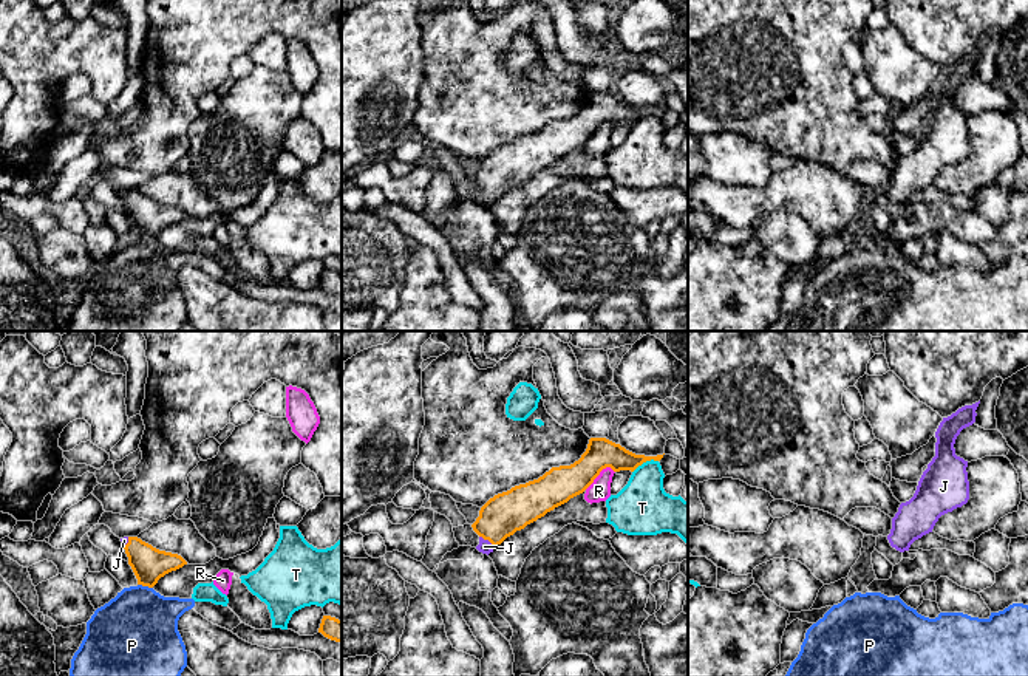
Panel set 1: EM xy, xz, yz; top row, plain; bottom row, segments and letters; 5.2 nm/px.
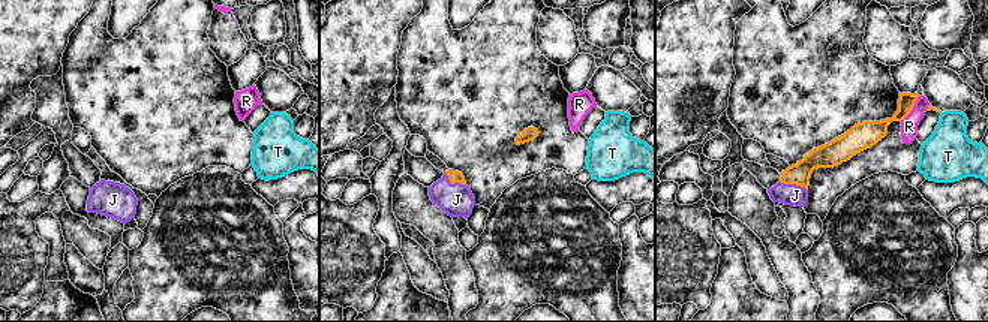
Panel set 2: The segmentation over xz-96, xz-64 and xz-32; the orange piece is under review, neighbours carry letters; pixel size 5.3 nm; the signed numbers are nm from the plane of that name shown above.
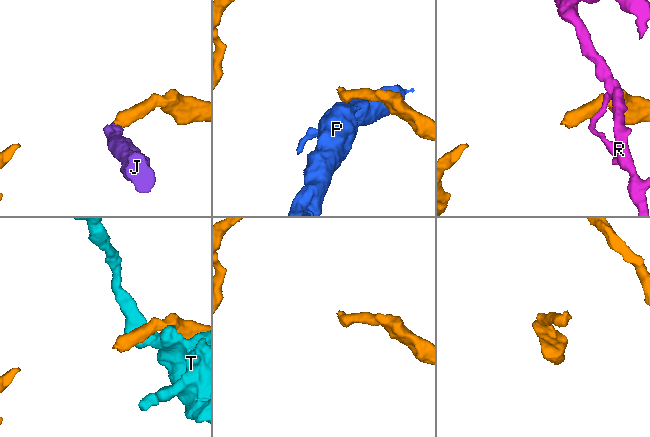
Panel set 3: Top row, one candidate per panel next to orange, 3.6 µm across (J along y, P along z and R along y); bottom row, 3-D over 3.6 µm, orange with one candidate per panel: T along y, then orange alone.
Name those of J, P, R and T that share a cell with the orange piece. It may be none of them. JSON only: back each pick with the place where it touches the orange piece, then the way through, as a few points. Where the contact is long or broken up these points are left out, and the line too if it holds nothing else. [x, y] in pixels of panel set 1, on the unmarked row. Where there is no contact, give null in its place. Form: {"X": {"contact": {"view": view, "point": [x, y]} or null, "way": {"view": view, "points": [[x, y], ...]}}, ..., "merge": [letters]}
{"J": {"contact": {"view": "xz", "point": [487, 192]}, "way": {"view": "xz", "points": [[504, 167], [493, 178], [487, 192], [484, 200]]}}, "merge": ["J"]}

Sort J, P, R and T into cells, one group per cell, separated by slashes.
J / P / R / T

